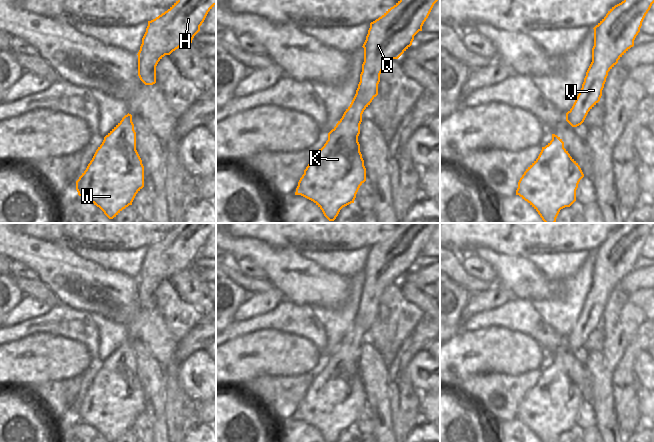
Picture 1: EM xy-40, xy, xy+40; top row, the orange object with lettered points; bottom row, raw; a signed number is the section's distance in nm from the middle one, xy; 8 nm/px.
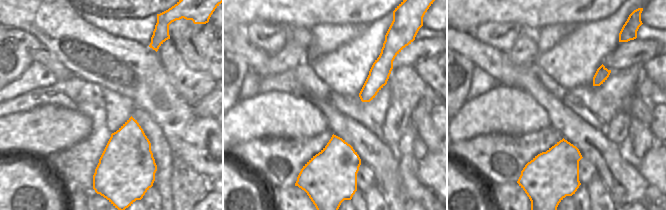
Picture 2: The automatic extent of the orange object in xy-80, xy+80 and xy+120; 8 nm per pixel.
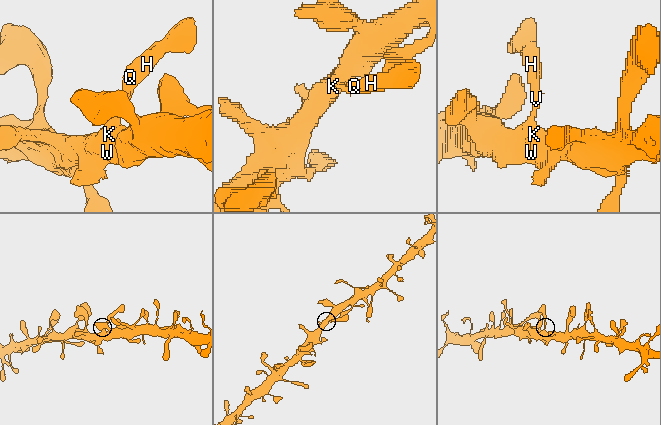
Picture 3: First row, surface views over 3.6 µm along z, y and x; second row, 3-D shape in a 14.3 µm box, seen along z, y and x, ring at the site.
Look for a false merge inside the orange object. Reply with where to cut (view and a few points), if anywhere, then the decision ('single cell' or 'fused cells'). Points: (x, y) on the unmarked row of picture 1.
no cut; single cell

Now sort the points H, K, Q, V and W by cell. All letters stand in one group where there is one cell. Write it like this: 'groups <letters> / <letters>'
groups H K Q V W

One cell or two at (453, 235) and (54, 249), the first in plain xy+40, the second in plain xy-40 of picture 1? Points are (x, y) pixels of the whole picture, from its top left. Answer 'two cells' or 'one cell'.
two cells

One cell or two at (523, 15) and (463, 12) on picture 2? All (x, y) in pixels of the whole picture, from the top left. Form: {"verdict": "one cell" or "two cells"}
{"verdict": "one cell"}

